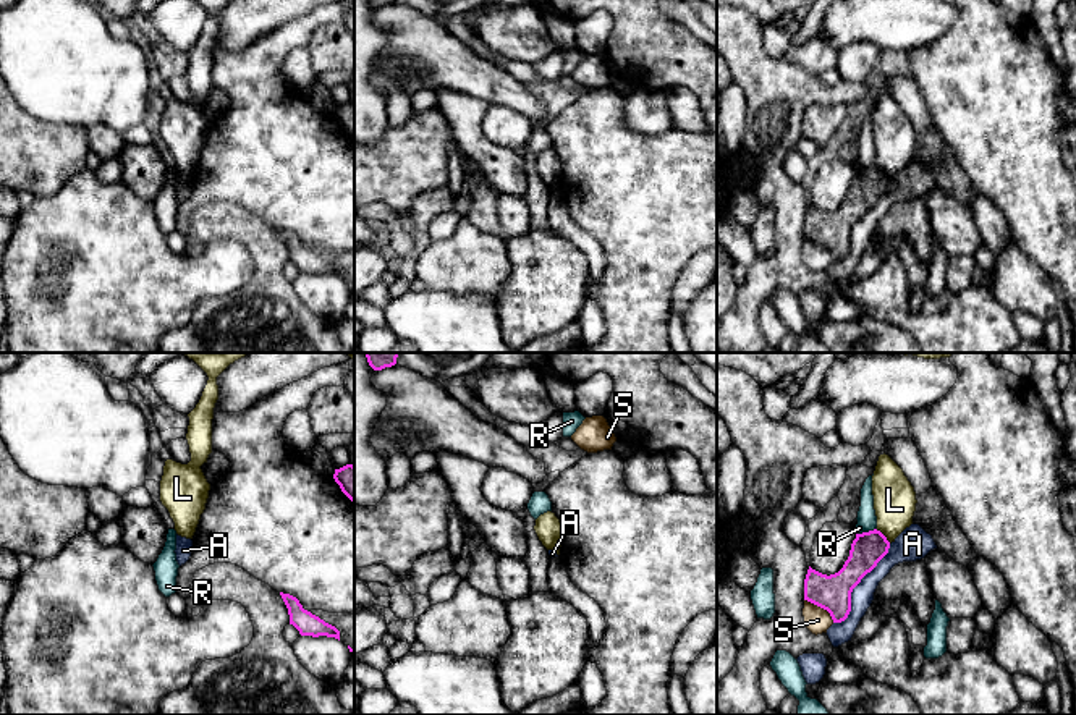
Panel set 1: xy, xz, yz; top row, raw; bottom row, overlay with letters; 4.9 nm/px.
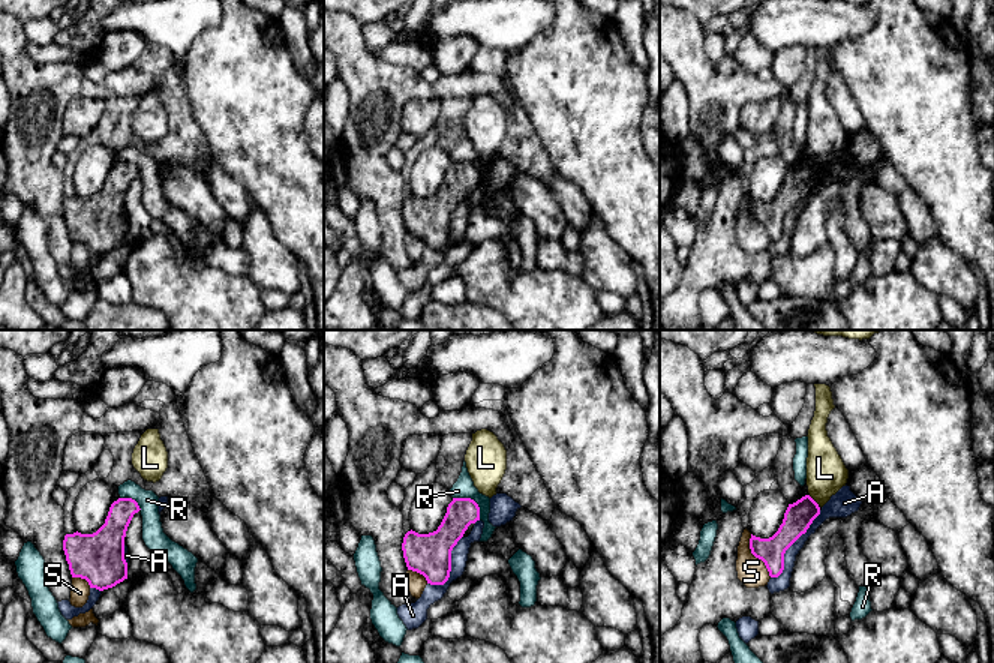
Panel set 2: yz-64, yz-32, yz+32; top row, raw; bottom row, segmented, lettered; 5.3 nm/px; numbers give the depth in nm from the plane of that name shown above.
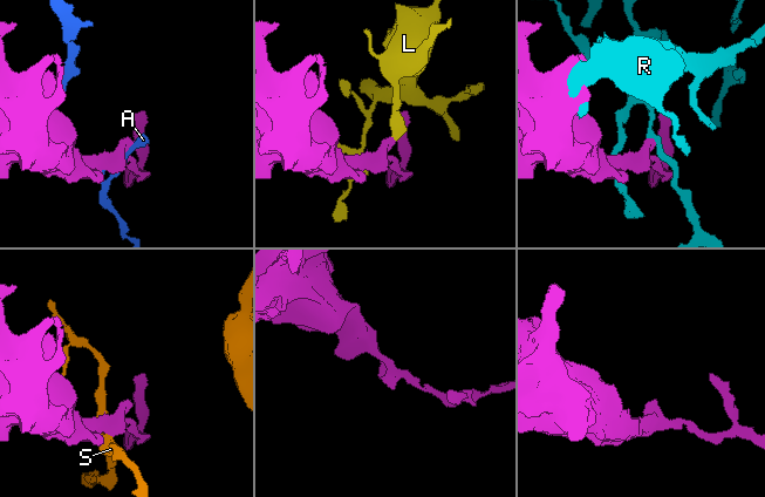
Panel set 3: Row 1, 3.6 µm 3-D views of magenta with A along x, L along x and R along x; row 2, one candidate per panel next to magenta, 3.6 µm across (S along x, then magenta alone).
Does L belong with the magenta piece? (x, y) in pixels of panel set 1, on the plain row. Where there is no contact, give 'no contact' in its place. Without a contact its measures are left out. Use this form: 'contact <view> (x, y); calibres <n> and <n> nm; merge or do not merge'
contact yz (884, 173); calibres 170 and 200 nm; do not merge

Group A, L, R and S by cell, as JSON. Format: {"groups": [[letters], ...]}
{"groups": [["A"], ["L"], ["R"], ["S"]]}

